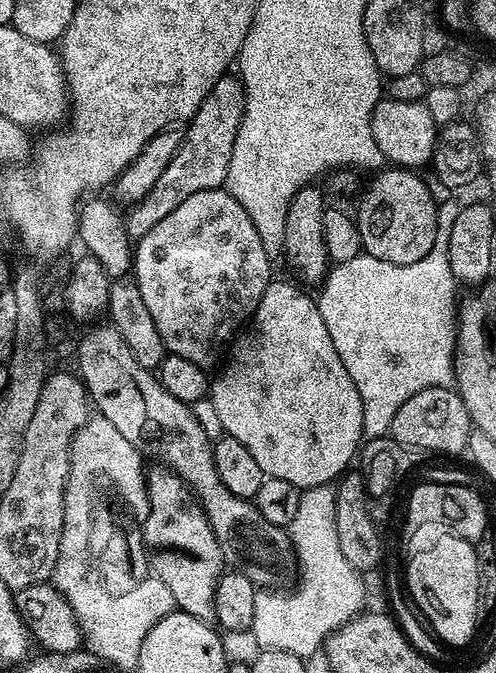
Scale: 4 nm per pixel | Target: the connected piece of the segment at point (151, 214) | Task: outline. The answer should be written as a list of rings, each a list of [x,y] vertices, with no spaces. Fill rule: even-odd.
[[[226,74],[207,92],[202,106],[187,123],[185,127],[187,130],[184,130],[179,150],[166,169],[162,170],[161,177],[154,182],[150,194],[146,198],[137,200],[125,211],[125,228],[132,239],[139,240],[144,237],[191,194],[223,187],[230,166],[234,140],[237,138],[238,126],[243,116],[244,85],[237,77]]]

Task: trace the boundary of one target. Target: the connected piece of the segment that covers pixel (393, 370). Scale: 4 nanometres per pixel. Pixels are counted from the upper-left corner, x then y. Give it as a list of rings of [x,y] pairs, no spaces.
[[[441,199],[437,203],[436,237],[434,238],[434,246],[430,250],[430,254],[426,254],[426,258],[418,258],[418,262],[410,262],[409,264],[395,264],[394,262],[382,262],[382,258],[361,254],[350,258],[350,262],[335,265],[325,276],[319,289],[319,292],[321,291],[320,296],[317,295],[316,298],[319,314],[322,315],[322,320],[326,323],[326,330],[330,333],[330,342],[334,342],[334,350],[337,351],[342,366],[346,368],[347,374],[358,389],[359,398],[362,399],[363,432],[367,439],[385,437],[391,431],[394,414],[398,412],[399,406],[423,388],[453,387],[456,378],[456,313],[458,311],[456,288],[458,289],[458,282],[450,270],[450,226],[454,226],[461,207],[461,201],[456,200]]]

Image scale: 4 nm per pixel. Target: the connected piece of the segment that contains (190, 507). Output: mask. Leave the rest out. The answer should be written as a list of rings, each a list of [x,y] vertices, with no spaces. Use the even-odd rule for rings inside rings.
[[[163,466],[155,467],[149,467],[146,472],[148,513],[142,525],[144,546],[150,553],[150,560],[152,556],[151,575],[157,576],[165,584],[166,590],[170,590],[170,595],[174,597],[176,608],[179,611],[190,614],[207,624],[215,625],[214,590],[218,586],[220,573],[226,568],[224,555],[218,546],[218,538],[204,513],[204,507],[197,500],[195,492],[185,484],[182,478],[178,478],[172,469]]]

